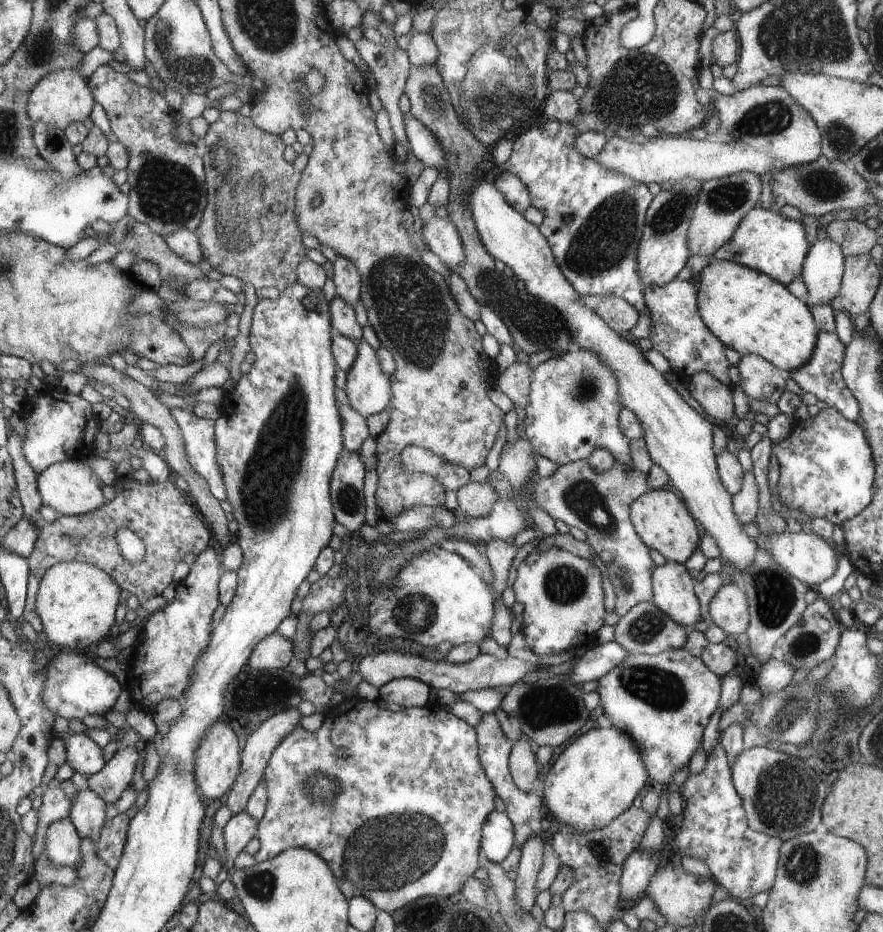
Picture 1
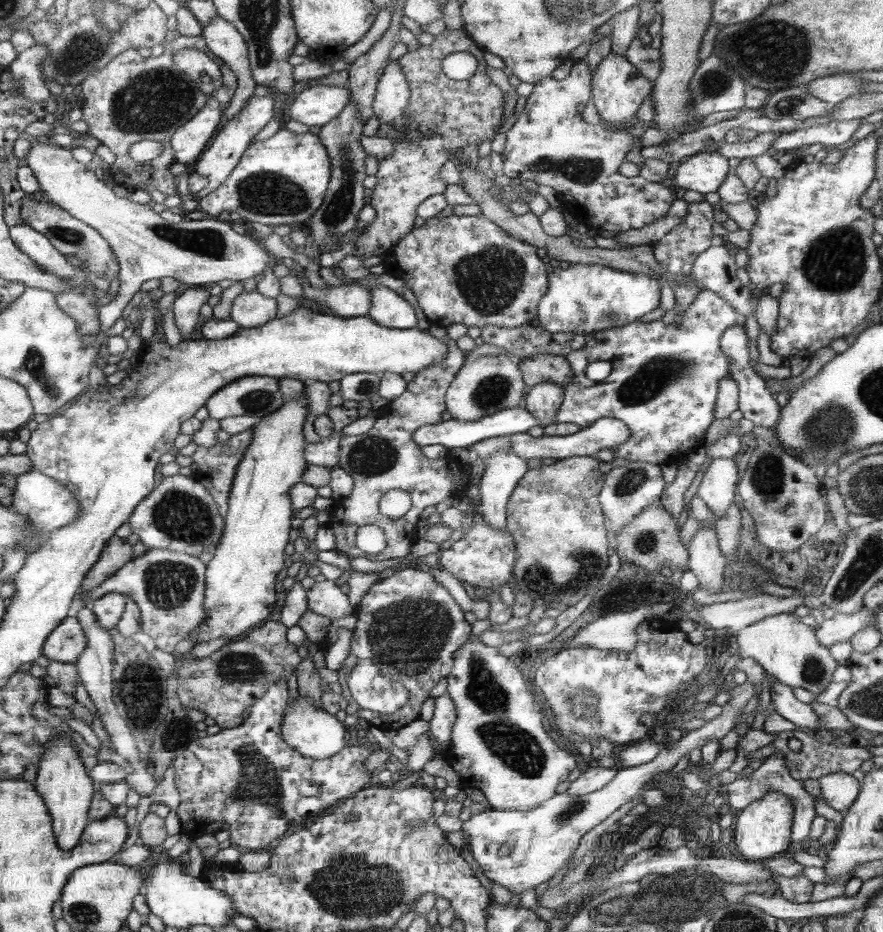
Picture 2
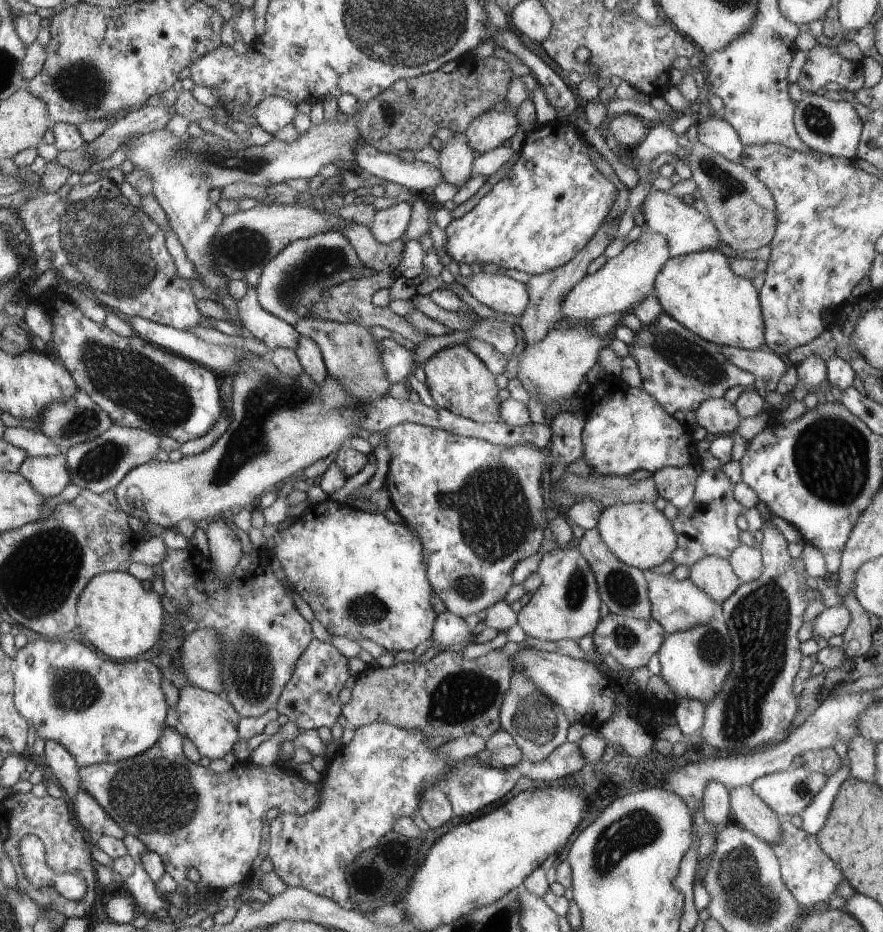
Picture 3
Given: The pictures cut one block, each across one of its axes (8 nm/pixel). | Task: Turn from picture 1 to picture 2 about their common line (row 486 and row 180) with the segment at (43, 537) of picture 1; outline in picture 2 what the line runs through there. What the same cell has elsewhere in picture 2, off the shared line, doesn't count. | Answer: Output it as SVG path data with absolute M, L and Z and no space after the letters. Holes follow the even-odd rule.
M182 36L169 38L164 53L158 58L142 58L139 50L130 48L115 58L102 71L90 75L78 91L82 93L83 120L87 124L86 134L94 136L101 144L108 146L116 155L116 162L109 167L115 182L128 191L145 190L149 184L165 195L178 194L176 191L176 174L172 171L176 158L169 150L169 140L178 128L188 123L193 116L209 103L210 96L201 90L201 85L192 80L178 68L174 56L179 49L190 48L204 52L220 66L221 81L217 91L212 92L212 99L228 106L238 88L238 77L232 69L216 57L205 44L202 36ZM142 143L154 147L156 152L147 158L134 161L131 148Z

